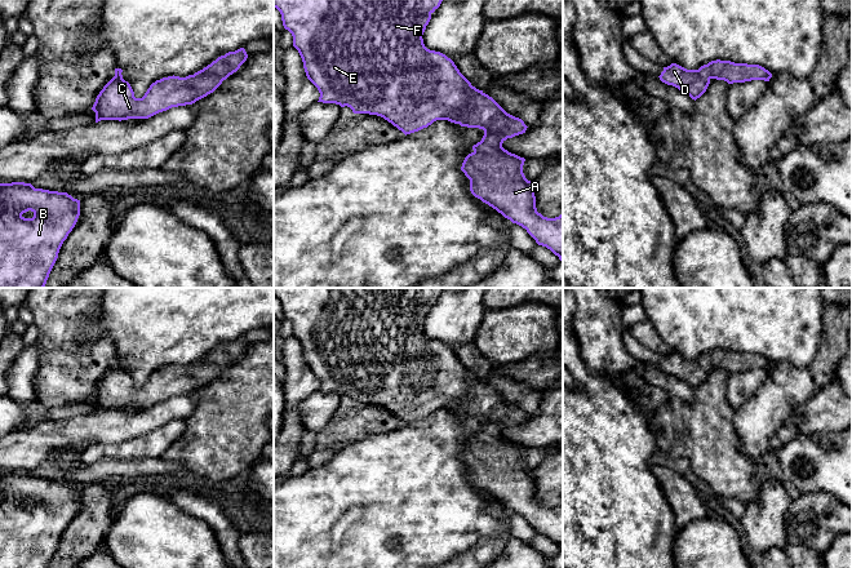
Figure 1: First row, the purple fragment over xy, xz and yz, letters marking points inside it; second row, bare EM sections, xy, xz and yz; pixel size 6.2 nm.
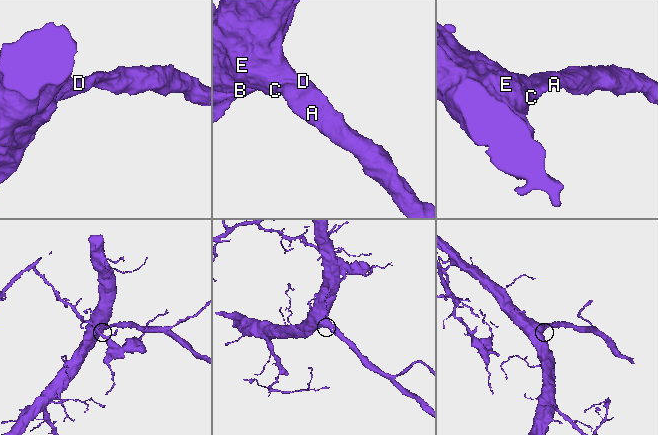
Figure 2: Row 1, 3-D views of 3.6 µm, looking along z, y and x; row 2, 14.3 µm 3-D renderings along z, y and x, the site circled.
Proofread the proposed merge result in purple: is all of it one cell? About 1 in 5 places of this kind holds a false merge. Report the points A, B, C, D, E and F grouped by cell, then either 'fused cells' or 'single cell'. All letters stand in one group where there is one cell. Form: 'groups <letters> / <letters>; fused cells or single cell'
groups A B C D E F; single cell

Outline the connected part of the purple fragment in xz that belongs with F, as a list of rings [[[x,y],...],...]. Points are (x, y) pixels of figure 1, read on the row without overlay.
[[[274,288],[274,297],[280,301],[284,318],[288,319],[293,325],[293,336],[298,340],[302,347],[307,368],[318,377],[320,382],[318,391],[336,392],[341,396],[347,395],[354,403],[381,405],[401,420],[405,425],[427,417],[436,409],[448,409],[451,412],[460,413],[461,416],[483,418],[484,425],[482,430],[472,435],[474,440],[465,447],[461,456],[461,460],[470,469],[471,483],[496,498],[512,512],[525,518],[538,534],[546,536],[555,545],[558,545],[560,550],[563,550],[563,502],[559,506],[547,507],[537,501],[533,470],[528,470],[523,462],[525,448],[511,443],[502,436],[502,432],[507,427],[525,422],[528,416],[522,408],[507,403],[492,386],[472,376],[451,347],[440,341],[427,338],[423,333],[422,324],[431,309],[431,303],[440,296],[441,290],[443,288]]]

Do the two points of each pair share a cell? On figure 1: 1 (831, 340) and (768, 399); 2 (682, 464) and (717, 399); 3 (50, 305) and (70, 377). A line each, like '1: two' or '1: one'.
1: one
2: two
3: one

